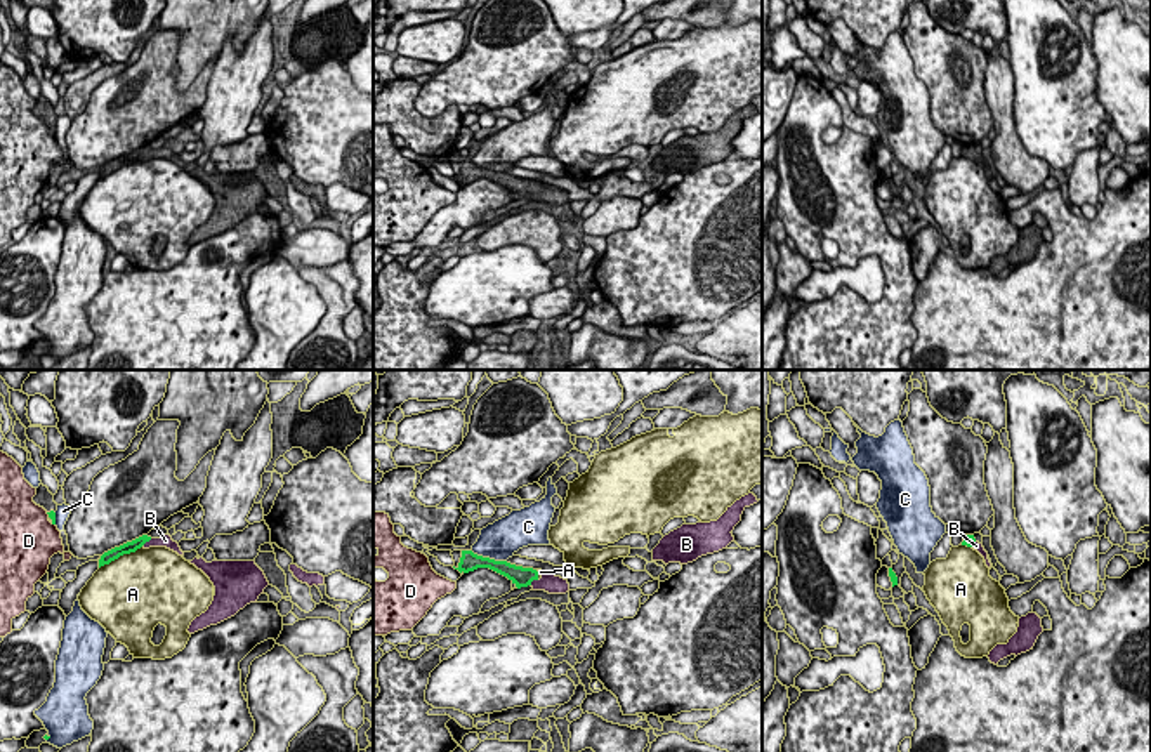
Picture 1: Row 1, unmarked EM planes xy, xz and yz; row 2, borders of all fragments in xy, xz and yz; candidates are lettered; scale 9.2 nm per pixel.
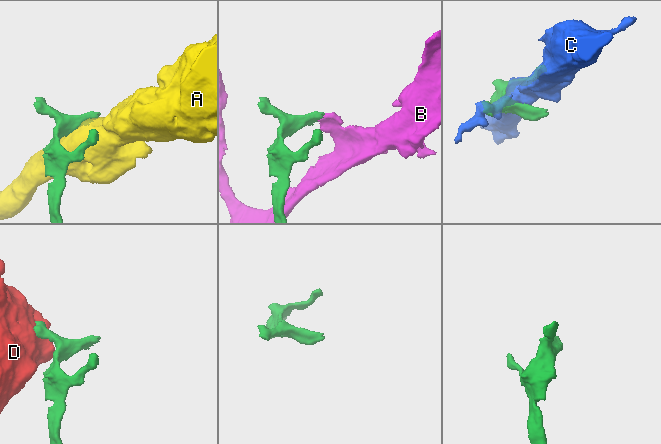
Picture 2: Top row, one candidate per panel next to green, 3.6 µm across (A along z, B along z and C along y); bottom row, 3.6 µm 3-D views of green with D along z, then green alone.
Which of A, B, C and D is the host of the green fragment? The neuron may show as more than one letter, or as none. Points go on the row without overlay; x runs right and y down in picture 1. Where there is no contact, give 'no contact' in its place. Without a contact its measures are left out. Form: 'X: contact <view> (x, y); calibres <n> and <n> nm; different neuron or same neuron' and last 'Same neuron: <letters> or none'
A: contact xy (120, 165); calibres 120 and 460 nm; different neuron
B: contact xy (146, 151); calibres 100 and 100 nm; same neuron
C: contact xz (488, 169); calibres 190 and 340 nm; different neuron
D: contact xy (47, 124); calibres 60 and 460 nm; different neuron
Same neuron: B

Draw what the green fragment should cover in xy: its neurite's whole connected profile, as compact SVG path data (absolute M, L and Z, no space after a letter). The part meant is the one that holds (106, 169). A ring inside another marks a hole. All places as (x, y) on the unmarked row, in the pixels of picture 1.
M142 146L132 153L127 153L120 158L115 158L108 163L104 163L99 170L99 179L104 177L104 175L109 175L111 172L118 170L120 167L123 165L130 165L130 163L135 163L137 160L149 160L149 158L167 158L174 163L177 163L179 167L184 167L184 163L181 162L179 155L172 151L170 146L165 146L165 148L160 148L160 149L151 149L148 146Z

